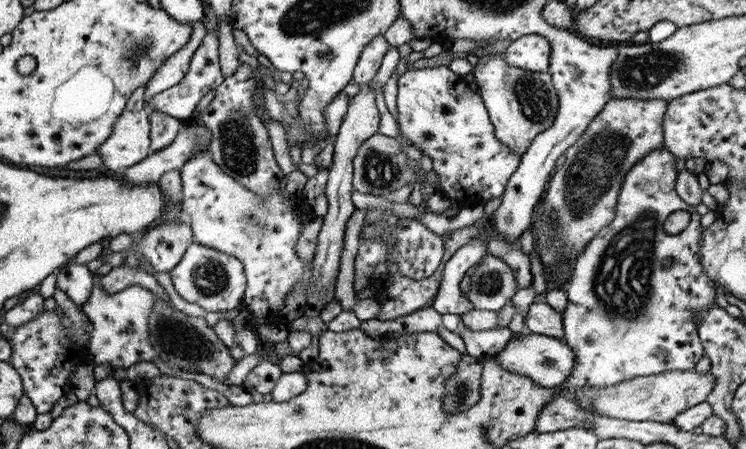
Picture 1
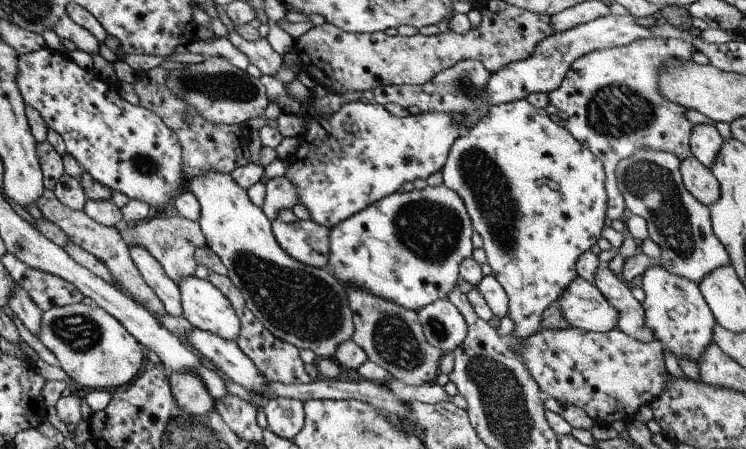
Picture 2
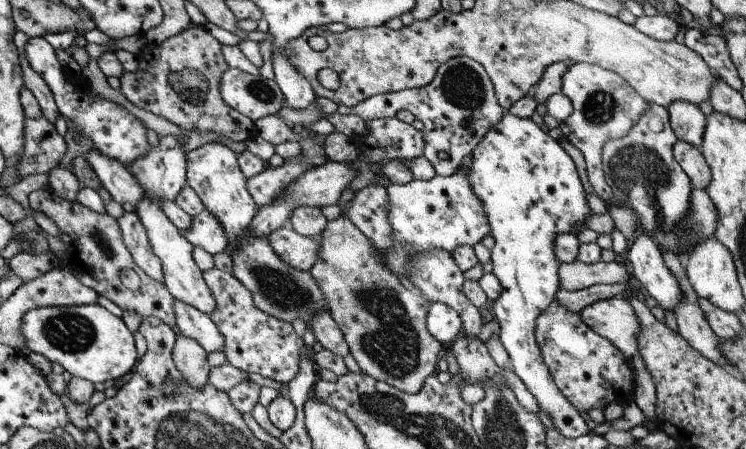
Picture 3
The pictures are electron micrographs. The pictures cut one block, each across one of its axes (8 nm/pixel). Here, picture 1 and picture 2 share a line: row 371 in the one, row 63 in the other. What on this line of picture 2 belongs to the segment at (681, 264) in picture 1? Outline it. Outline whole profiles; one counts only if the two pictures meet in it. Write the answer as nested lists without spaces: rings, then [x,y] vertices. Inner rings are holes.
[[[673,38],[636,39],[627,45],[609,49],[595,50],[578,57],[572,64],[560,86],[548,94],[548,102],[565,117],[565,130],[577,142],[588,149],[602,163],[608,197],[606,217],[612,220],[623,220],[627,213],[624,197],[616,186],[615,170],[617,164],[630,158],[636,151],[667,152],[680,162],[690,158],[689,138],[694,126],[685,118],[687,110],[663,97],[658,90],[658,77],[664,65],[670,61],[687,63],[697,50],[689,42]]]

